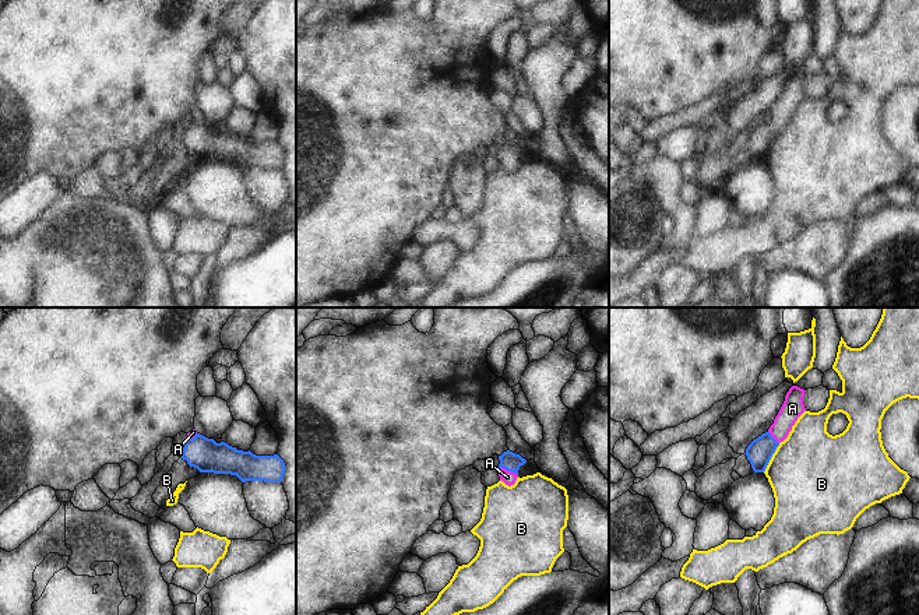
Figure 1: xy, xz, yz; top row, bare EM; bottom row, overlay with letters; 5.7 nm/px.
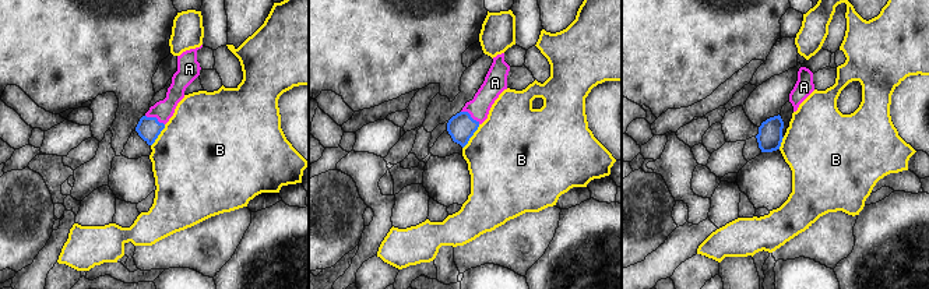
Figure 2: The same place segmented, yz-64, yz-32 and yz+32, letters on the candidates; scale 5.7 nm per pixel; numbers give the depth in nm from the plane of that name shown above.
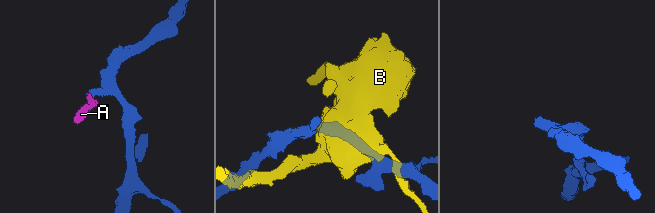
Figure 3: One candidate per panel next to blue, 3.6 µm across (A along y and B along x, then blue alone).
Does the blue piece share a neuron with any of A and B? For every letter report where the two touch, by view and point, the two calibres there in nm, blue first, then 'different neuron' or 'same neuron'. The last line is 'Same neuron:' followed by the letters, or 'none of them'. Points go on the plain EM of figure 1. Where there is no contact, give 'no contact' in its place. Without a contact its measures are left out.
A: xz (507, 157) | 110/80 nm | same neuron
B: yz (771, 143) | 150/480 nm | different neuron
Same neuron: A

